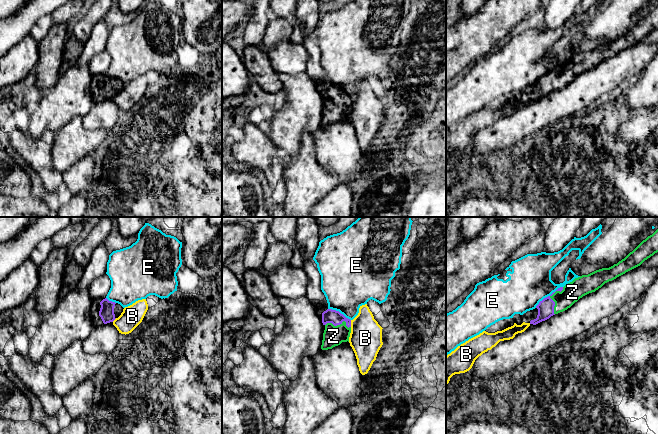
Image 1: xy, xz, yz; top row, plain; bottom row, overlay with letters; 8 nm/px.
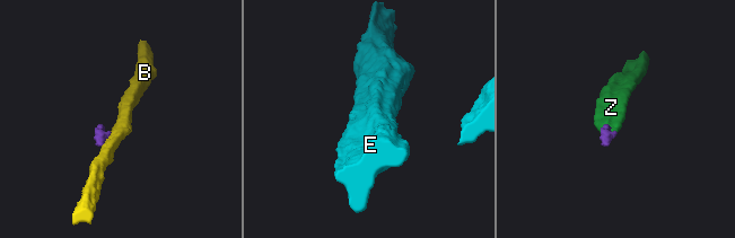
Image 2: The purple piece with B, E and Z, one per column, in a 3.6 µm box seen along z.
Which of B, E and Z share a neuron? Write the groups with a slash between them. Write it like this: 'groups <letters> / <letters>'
groups B / E / Z

